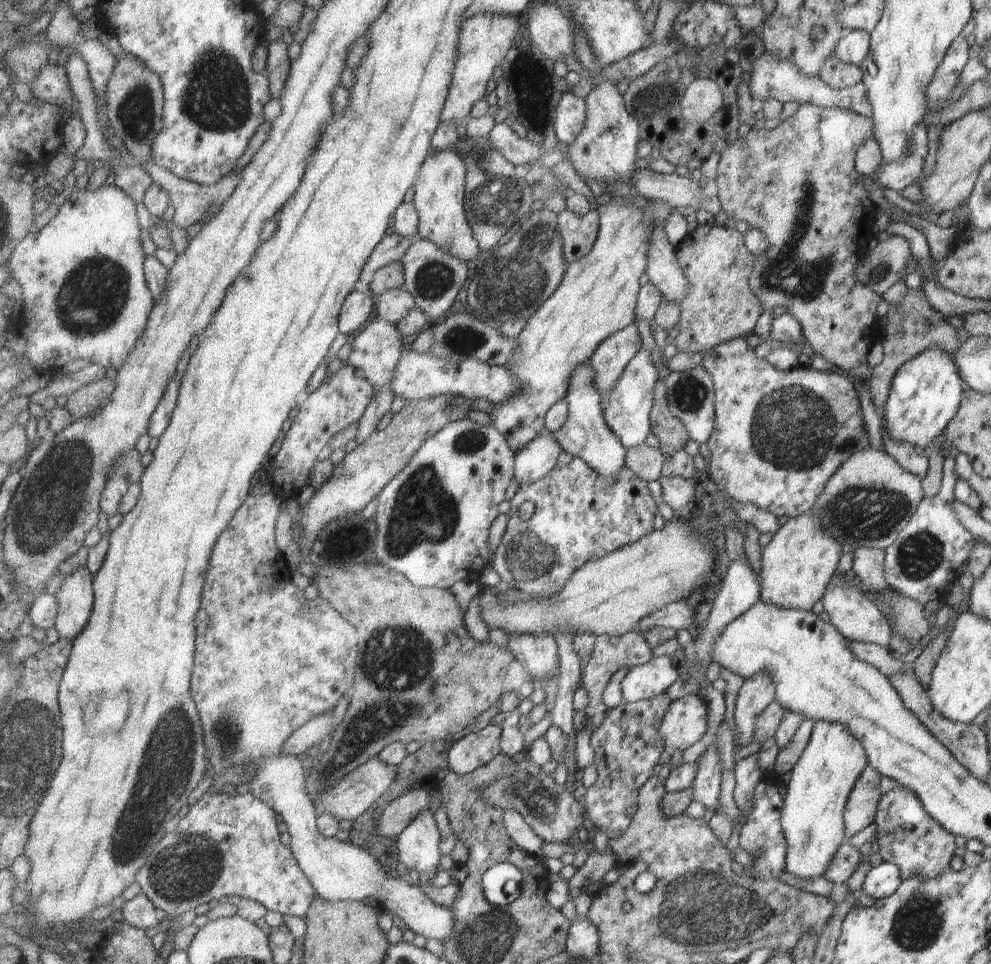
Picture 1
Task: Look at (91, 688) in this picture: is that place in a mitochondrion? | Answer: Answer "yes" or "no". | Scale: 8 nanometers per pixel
no

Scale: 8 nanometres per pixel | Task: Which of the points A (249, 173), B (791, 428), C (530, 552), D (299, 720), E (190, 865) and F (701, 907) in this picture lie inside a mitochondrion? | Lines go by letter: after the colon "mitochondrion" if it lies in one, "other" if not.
A: other
B: mitochondrion
C: mitochondrion
D: other
E: mitochondrion
F: mitochondrion

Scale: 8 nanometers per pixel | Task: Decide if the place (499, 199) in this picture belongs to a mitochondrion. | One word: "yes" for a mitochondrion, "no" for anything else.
yes

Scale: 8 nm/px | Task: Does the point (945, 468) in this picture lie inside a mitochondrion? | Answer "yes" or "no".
no

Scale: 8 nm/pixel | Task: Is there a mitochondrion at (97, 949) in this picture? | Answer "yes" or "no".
no

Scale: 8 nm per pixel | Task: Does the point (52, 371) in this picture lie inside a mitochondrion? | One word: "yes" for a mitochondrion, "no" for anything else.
no

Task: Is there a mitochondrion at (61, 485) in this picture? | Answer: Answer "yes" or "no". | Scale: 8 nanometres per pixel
yes

